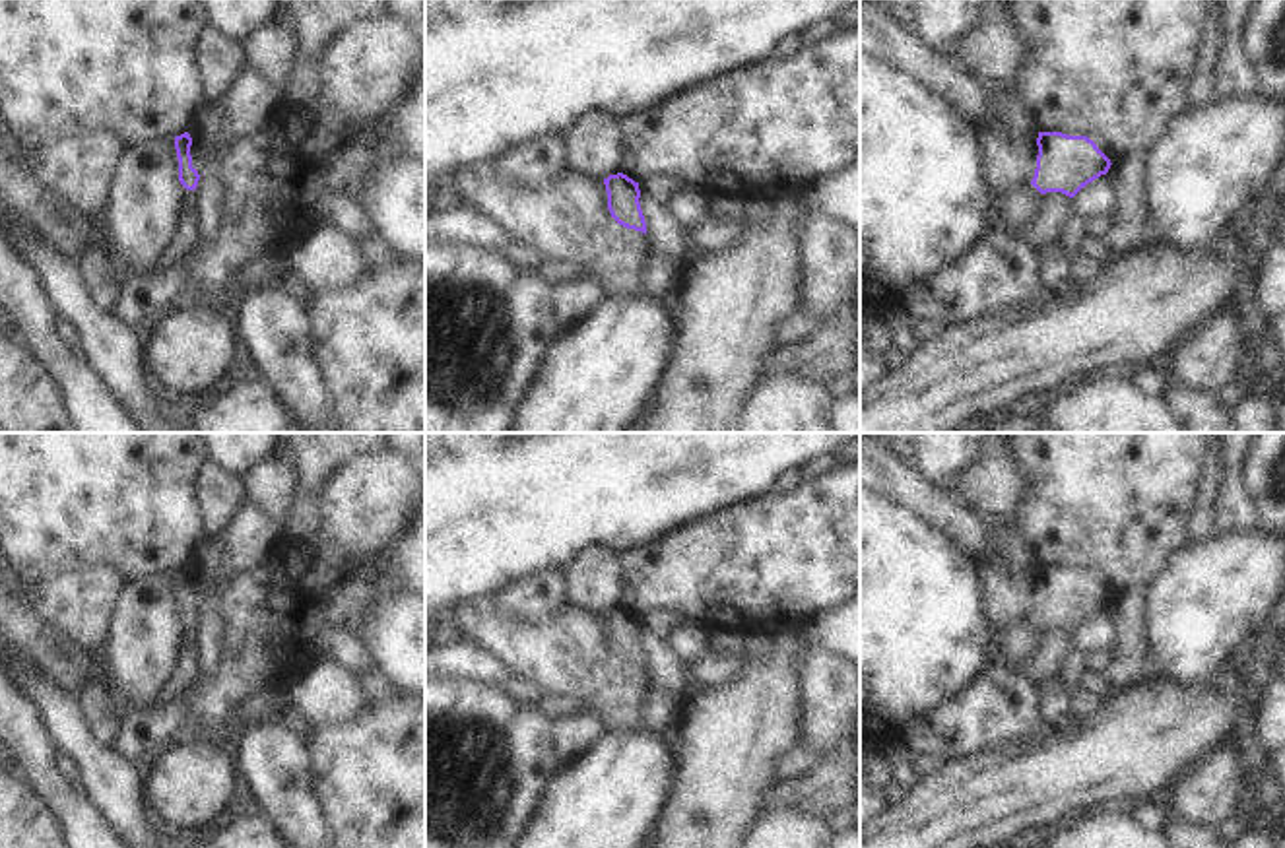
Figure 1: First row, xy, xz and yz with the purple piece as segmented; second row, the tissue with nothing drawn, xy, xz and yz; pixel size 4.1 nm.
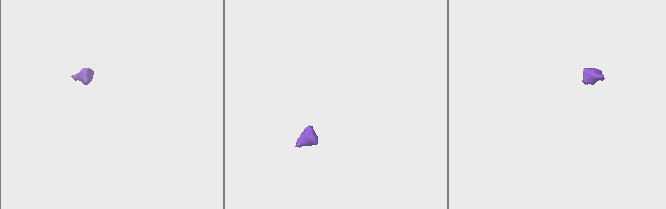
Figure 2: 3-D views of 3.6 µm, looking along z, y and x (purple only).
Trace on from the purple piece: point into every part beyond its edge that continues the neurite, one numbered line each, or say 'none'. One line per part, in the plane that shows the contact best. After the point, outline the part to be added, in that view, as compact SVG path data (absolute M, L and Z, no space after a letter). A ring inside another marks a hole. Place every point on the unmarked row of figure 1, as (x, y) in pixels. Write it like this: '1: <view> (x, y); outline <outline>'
1: yz (1020, 641); outline M1031 617L1007 627L1002 635L1004 662L1007 666L1023 666L1042 642L1046 629L1040 629Z

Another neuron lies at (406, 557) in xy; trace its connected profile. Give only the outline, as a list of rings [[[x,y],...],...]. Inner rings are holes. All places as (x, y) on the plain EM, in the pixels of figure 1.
[[[425,501],[406,532],[382,551],[382,561],[404,590],[425,598]]]

